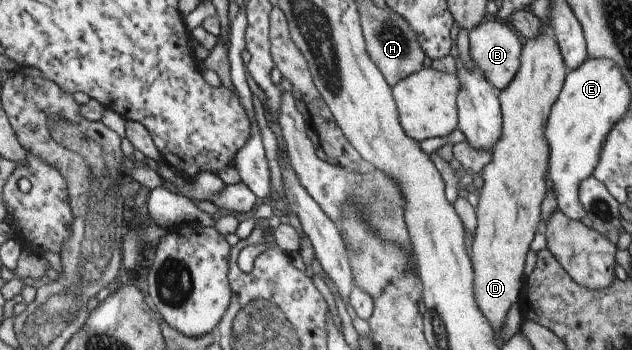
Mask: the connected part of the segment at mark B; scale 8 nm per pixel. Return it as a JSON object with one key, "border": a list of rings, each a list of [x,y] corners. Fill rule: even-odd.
{"border":[[[493,20],[482,22],[477,28],[470,30],[468,37],[469,54],[475,65],[485,75],[485,78],[498,92],[508,87],[519,70],[523,48],[519,36],[505,22]]]}

